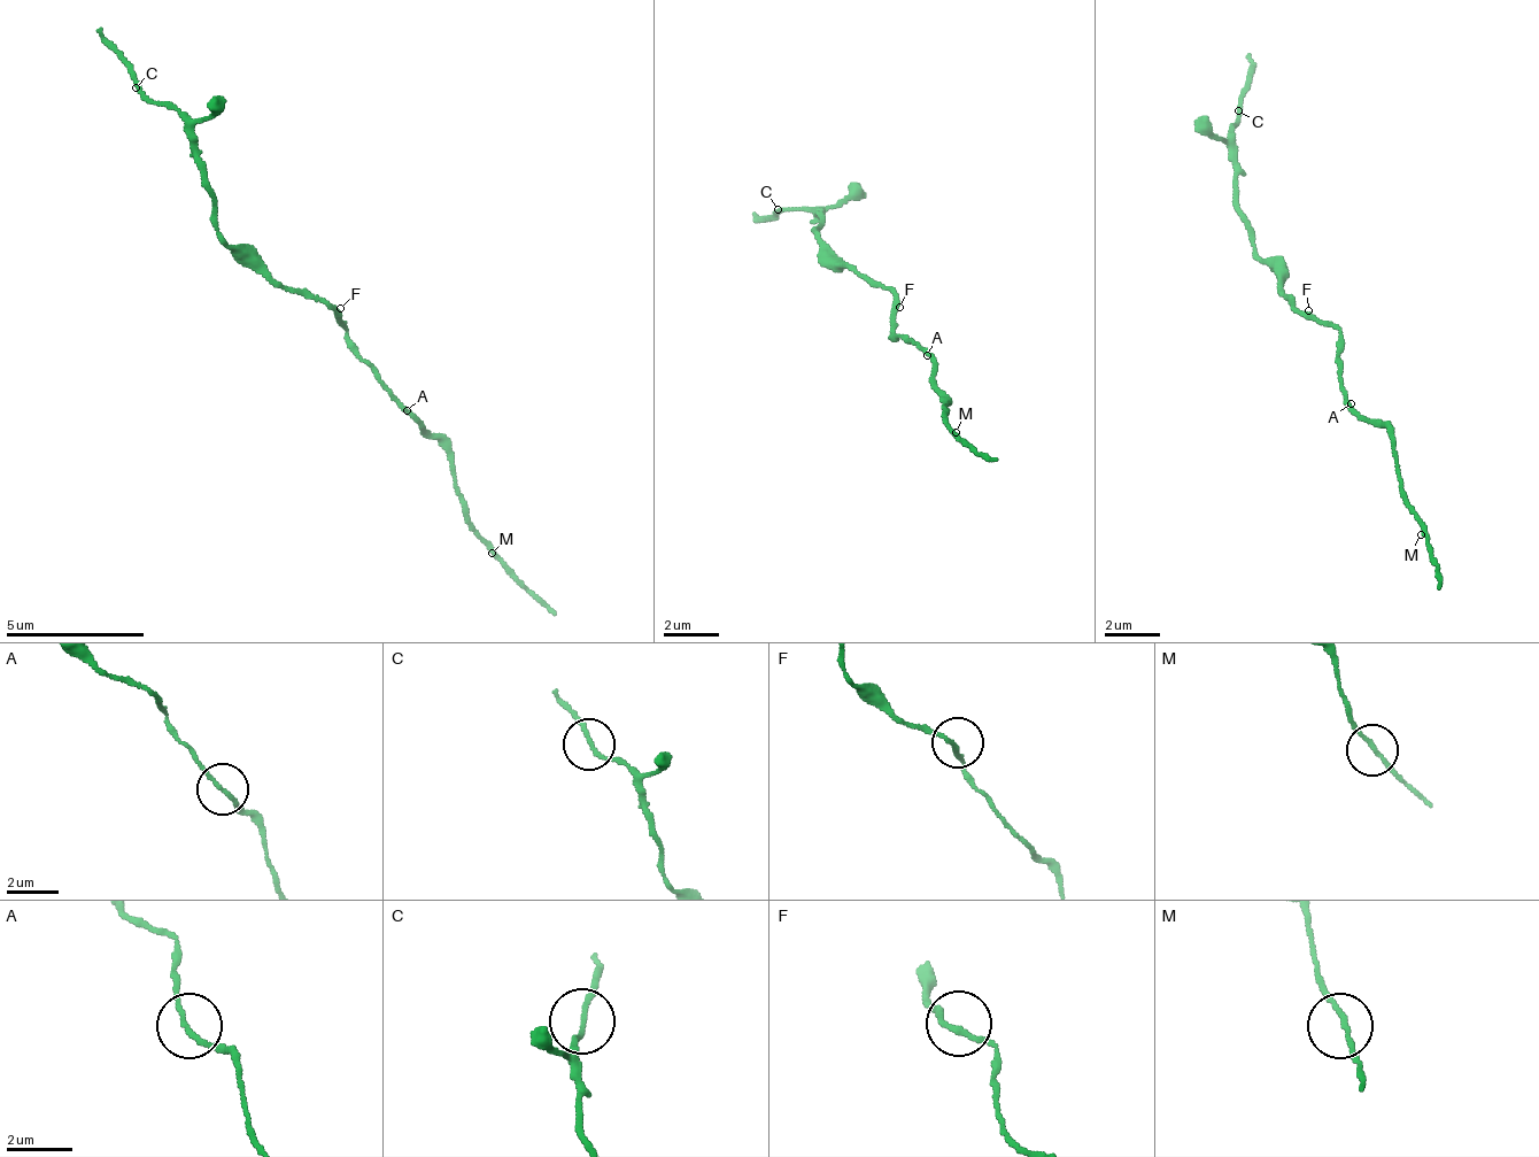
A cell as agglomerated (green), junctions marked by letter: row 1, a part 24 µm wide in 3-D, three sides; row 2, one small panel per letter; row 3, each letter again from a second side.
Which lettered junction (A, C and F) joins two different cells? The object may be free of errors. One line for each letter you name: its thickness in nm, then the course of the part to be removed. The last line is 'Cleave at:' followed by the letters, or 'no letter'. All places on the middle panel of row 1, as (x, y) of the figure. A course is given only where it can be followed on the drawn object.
A: 140 nm thick; foreign part runs (929, 353), (948, 399), (942, 414), (994, 461)
Cleave at: A

